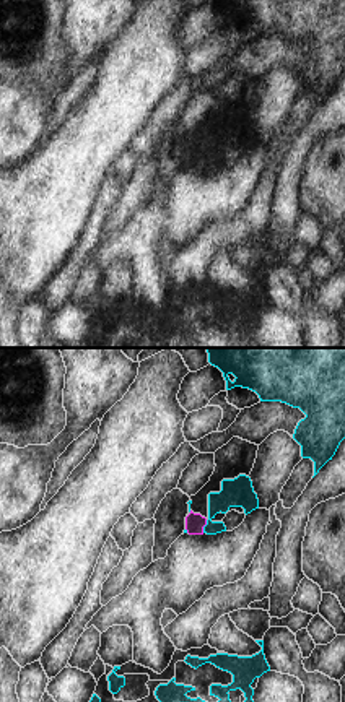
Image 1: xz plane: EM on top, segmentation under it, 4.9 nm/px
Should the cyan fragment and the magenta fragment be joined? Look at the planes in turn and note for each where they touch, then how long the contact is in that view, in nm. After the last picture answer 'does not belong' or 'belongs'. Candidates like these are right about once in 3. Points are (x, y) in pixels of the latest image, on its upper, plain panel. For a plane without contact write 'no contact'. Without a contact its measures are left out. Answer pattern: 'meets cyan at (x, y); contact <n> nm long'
meets cyan at (204, 163); contact 70 nm long

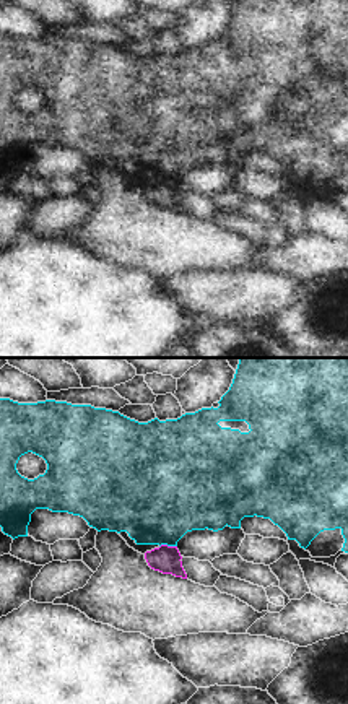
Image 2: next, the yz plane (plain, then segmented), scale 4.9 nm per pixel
meets cyan at (168, 181); contact 90 nm long

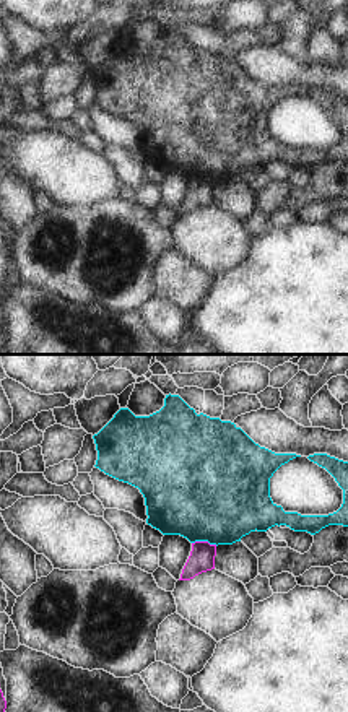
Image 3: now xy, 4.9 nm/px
meets cyan at (205, 176); contact 130 nm long

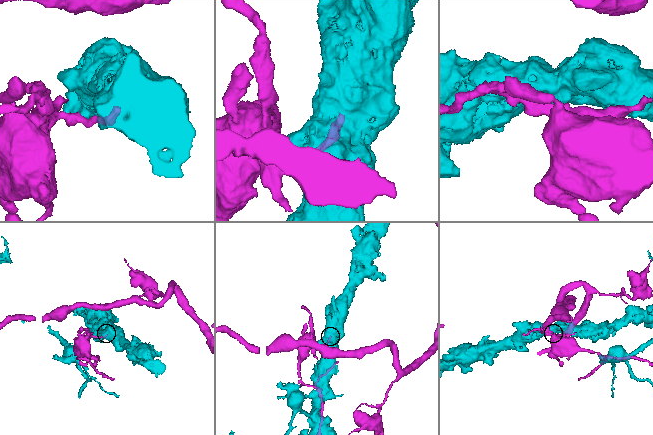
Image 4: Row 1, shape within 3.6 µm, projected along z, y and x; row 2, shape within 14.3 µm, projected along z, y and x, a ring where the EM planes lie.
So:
does not belong

